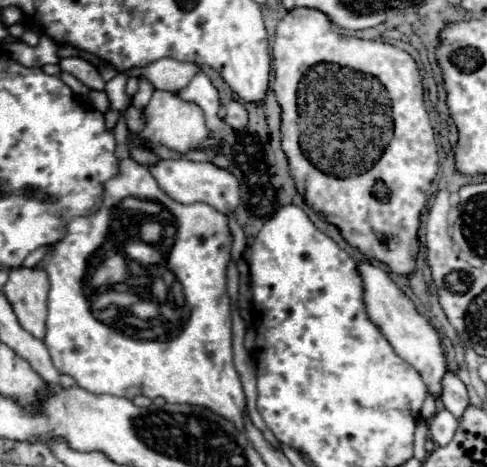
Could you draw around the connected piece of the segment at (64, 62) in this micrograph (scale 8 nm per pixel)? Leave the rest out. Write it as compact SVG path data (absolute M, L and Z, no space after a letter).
M66 57L66 59L60 59L60 69L66 71L66 73L72 73L80 83L84 83L86 87L90 89L96 89L96 91L102 91L104 89L104 79L100 77L100 73L96 71L94 65L90 65L88 61L80 59L80 57Z

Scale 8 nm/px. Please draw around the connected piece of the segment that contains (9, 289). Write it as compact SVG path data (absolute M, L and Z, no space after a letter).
M12 269L10 279L4 285L4 295L12 303L20 325L36 339L46 335L46 299L48 277L40 269Z

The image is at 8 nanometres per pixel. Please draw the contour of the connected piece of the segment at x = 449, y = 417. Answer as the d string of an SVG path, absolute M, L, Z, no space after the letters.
M442 409L428 421L428 425L430 425L430 435L432 435L434 443L444 447L452 441L454 433L456 433L456 427L458 427L458 421L450 411Z

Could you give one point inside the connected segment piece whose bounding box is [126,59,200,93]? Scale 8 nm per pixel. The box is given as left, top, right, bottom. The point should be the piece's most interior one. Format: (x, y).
(167, 74)

